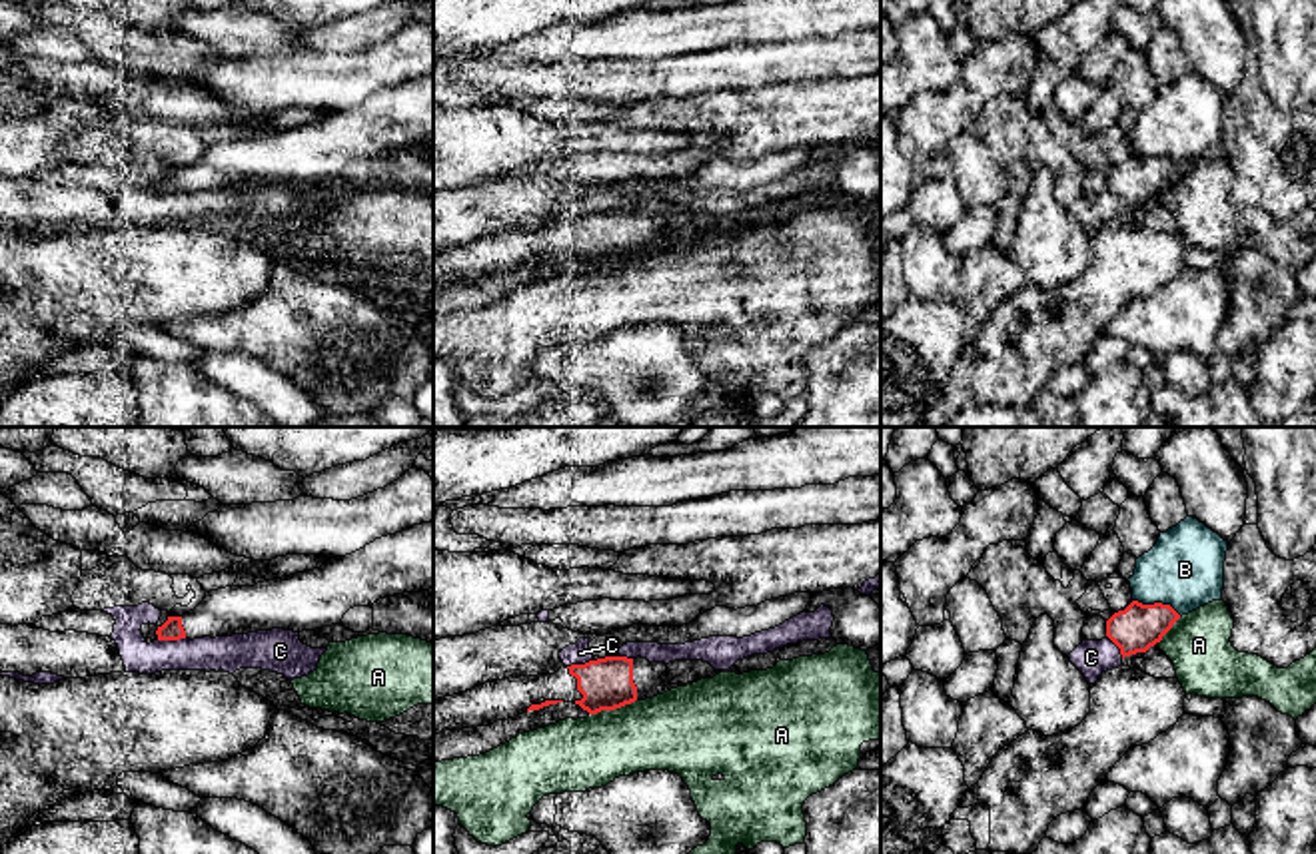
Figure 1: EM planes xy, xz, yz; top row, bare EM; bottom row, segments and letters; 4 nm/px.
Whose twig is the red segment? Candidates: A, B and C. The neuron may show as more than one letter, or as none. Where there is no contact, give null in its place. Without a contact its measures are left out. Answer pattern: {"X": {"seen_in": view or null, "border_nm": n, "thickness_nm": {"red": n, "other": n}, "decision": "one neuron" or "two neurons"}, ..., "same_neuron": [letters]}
{"A": {"seen_in": "xz", "border_nm": 200, "thickness_nm": {"red": 200, "other": 300}, "decision": "two neurons"}, "B": {"seen_in": "yz", "border_nm": 220, "thickness_nm": {"red": 190, "other": 320}, "decision": "two neurons"}, "C": {"seen_in": "xy", "border_nm": 110, "thickness_nm": {"red": 90, "other": 140}, "decision": "two neurons"}, "same_neuron": []}

